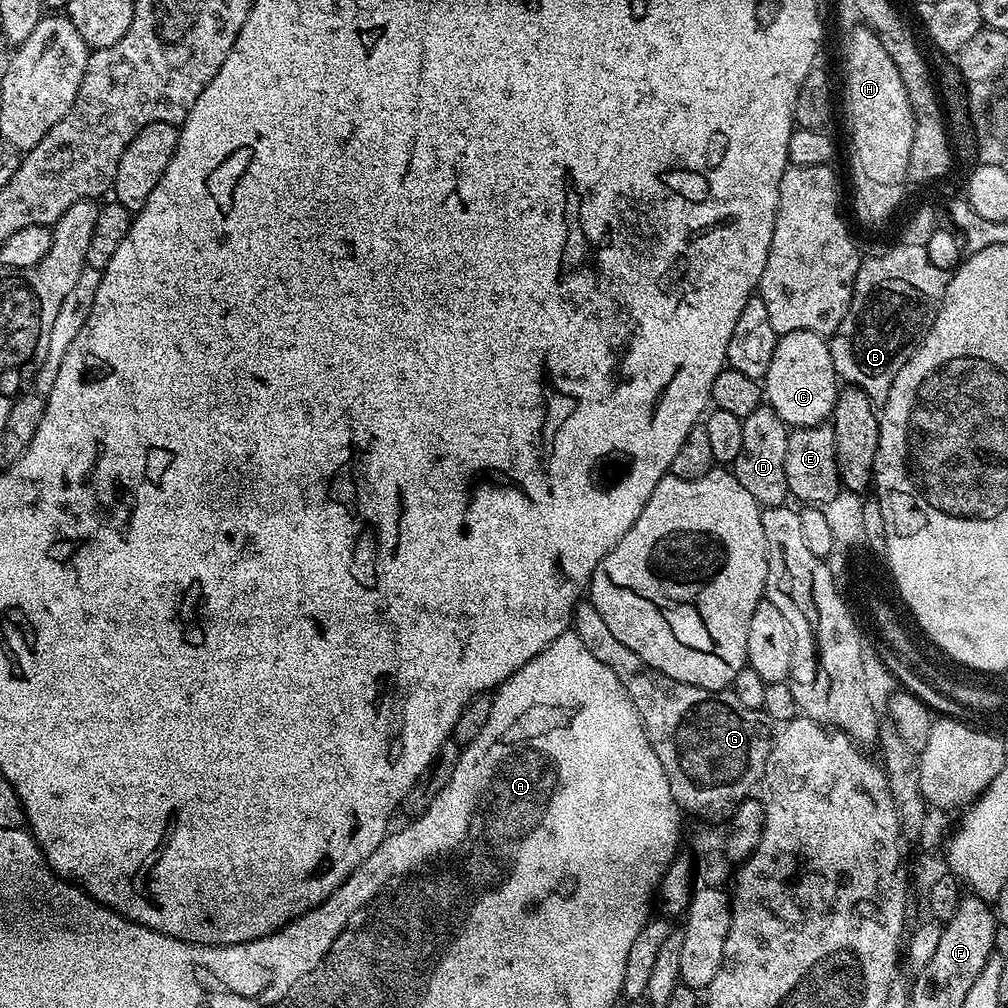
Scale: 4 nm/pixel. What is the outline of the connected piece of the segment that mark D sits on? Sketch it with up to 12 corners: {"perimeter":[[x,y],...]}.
{"perimeter":[[767,406],[743,417],[732,475],[764,508],[789,499],[789,425]]}

